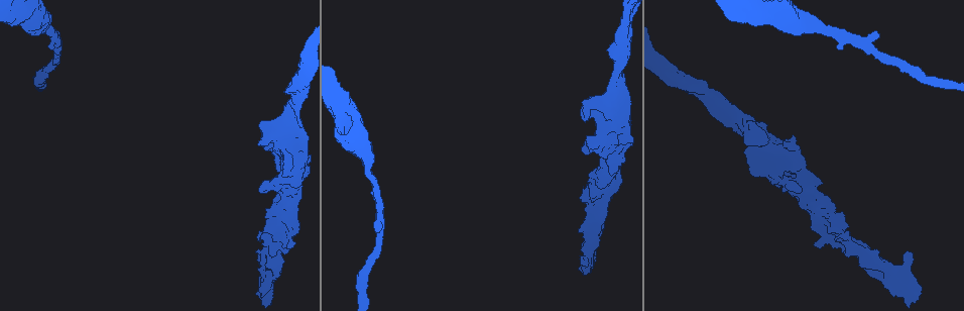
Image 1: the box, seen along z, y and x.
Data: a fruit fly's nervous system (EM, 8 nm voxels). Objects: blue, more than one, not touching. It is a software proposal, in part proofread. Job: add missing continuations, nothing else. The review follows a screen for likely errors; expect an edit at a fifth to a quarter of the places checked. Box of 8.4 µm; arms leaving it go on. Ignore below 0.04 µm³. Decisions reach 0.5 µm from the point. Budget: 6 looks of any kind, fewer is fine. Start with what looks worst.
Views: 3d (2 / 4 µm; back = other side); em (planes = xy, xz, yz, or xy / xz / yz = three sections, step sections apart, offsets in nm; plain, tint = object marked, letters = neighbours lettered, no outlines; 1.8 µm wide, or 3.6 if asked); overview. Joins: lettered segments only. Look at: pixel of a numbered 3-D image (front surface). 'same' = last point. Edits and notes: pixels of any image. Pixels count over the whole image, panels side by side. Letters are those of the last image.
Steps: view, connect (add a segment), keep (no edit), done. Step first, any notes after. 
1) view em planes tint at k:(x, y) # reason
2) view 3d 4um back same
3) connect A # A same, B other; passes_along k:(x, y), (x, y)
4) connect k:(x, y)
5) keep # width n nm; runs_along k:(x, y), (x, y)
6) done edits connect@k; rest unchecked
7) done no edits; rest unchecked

view 3d 4um at 1:(616, 133) # a fork

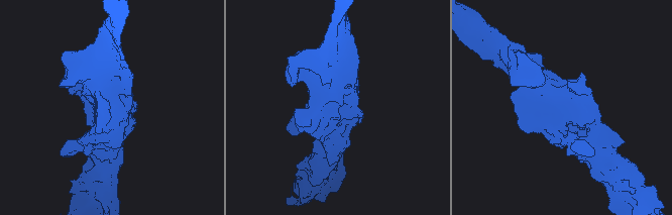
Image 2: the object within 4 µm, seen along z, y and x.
view em xz step 4 plain at 2:(336, 104)

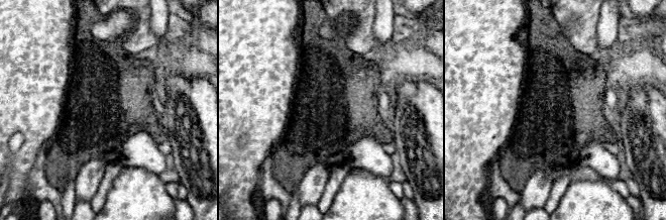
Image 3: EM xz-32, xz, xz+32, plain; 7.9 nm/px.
view em xz step 4 letters same # what lies round it

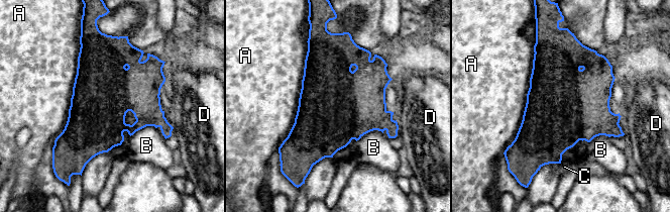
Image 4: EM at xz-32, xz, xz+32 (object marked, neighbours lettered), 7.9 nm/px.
keep # A other, B other, C other, D other; border 4:(382, 132), (370, 130), (356, 140); no lettered segment goes on from it

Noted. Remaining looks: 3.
view 3d 4um at 1:(819, 246)

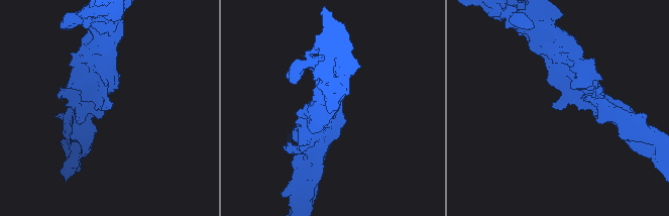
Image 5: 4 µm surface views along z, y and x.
view em yz step 8 tint at 5:(559, 110) # need the tissue

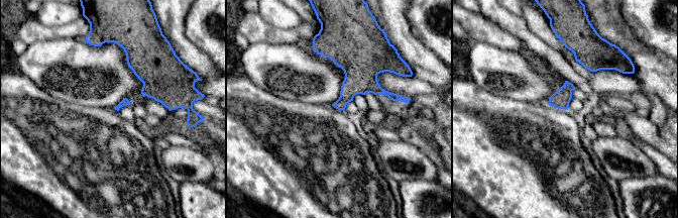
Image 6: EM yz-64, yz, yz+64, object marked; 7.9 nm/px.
view em planes letters same # cut it another way

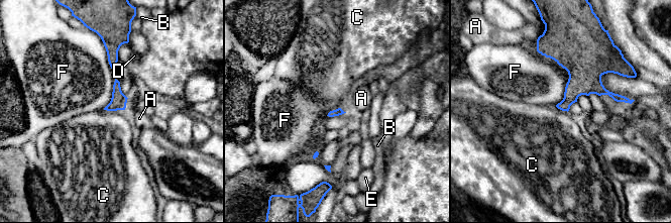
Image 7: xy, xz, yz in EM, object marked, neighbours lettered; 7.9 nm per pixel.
keep # A other, B other, C other, D other, E other, F other; border 7:(103, 109), (124, 110); none of them fits

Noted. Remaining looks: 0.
done no edits; rest unchecked

